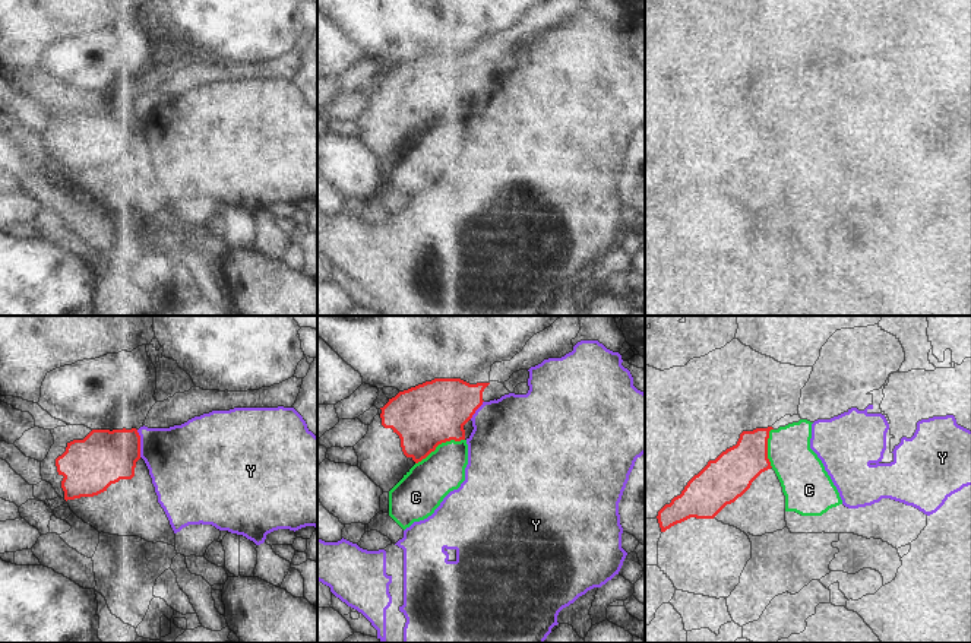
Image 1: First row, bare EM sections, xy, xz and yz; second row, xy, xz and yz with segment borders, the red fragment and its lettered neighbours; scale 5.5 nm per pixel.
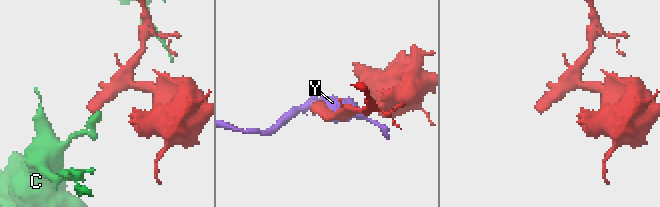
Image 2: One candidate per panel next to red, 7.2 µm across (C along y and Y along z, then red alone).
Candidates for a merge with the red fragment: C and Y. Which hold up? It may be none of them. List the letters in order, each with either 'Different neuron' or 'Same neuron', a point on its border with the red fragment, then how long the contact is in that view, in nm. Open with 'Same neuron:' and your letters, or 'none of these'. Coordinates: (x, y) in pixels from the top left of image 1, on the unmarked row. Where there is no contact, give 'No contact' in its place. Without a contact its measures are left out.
Same neuron: none of these
C: Different neuron. Touches red at xz (439, 116). Shared border 300 nm
Y: Different neuron. Touches red at xy (139, 116). Shared border 150 nm.

